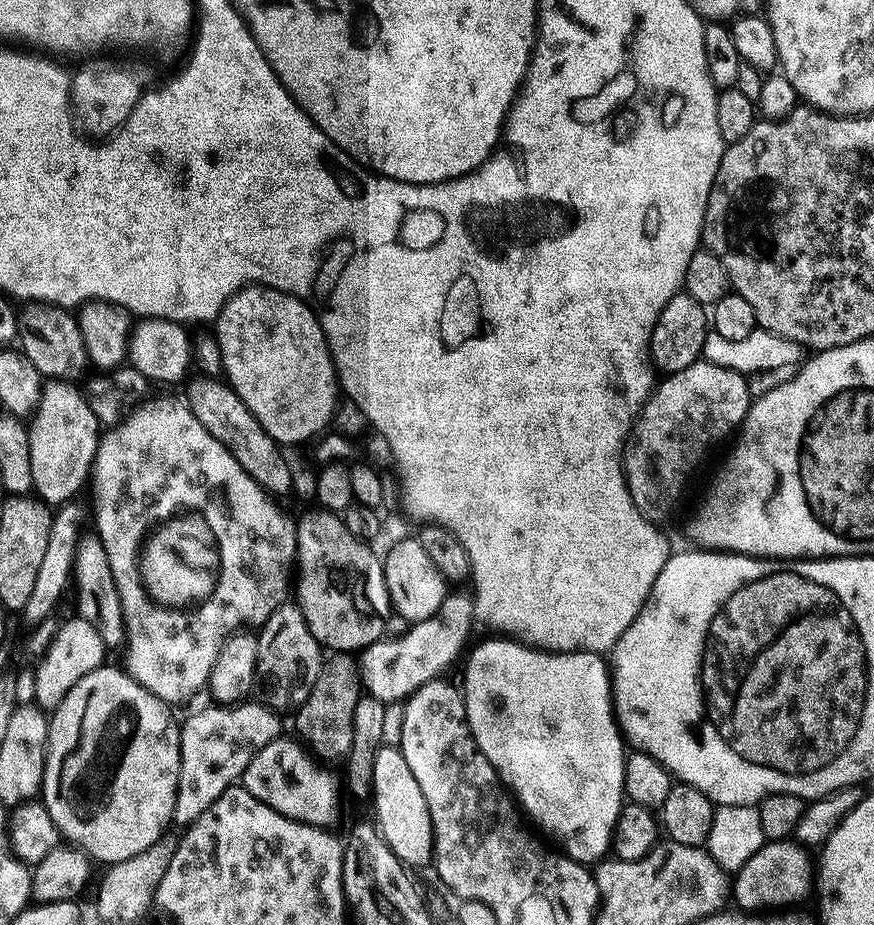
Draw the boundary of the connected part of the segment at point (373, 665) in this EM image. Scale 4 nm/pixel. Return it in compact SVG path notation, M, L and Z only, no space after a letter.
M458 592L454 596L452 596L452 594L445 595L442 606L436 611L436 615L431 616L430 618L426 618L425 620L415 621L415 623L413 623L411 627L409 627L412 629L410 629L409 632L402 633L401 636L390 637L391 635L389 635L387 638L375 640L373 644L369 644L367 648L363 649L363 651L361 651L358 656L358 667L360 670L360 679L362 681L363 687L366 689L367 695L369 692L369 694L372 695L374 699L381 700L381 705L388 706L391 705L393 702L402 702L406 700L409 696L412 695L412 693L417 692L420 687L423 686L423 684L425 684L426 682L430 682L431 680L437 679L437 677L439 677L441 673L443 673L440 672L443 670L443 668L448 668L451 666L452 663L455 662L456 655L458 655L459 652L463 650L464 643L466 643L468 640L468 635L471 634L472 628L474 629L472 602L473 597L469 595L469 593L468 596L464 592Z

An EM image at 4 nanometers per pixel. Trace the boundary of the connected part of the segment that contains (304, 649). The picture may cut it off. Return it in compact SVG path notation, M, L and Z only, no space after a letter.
M295 603L280 604L256 636L256 678L259 699L277 713L295 710L306 702L308 691L322 667L322 646L310 634L304 615Z

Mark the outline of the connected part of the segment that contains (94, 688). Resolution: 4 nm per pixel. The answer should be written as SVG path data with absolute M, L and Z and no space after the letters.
M119 667L95 668L78 686L74 686L62 698L60 705L51 713L48 722L48 753L44 756L44 782L42 785L42 802L54 818L56 829L69 845L75 846L84 852L93 861L101 860L104 866L111 866L118 862L126 862L126 858L134 858L134 854L142 854L154 842L158 842L165 835L167 826L174 820L176 811L176 791L178 790L178 774L180 773L180 730L177 721L172 721L173 709L159 700L150 690L146 690L138 681L125 674Z

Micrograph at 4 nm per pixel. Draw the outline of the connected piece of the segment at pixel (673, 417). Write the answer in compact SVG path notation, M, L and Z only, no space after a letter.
M703 358L686 366L686 370L667 373L663 379L644 401L622 457L630 498L644 518L653 522L661 522L671 514L688 484L688 475L703 462L715 440L731 437L739 429L750 403L741 373L714 366Z

